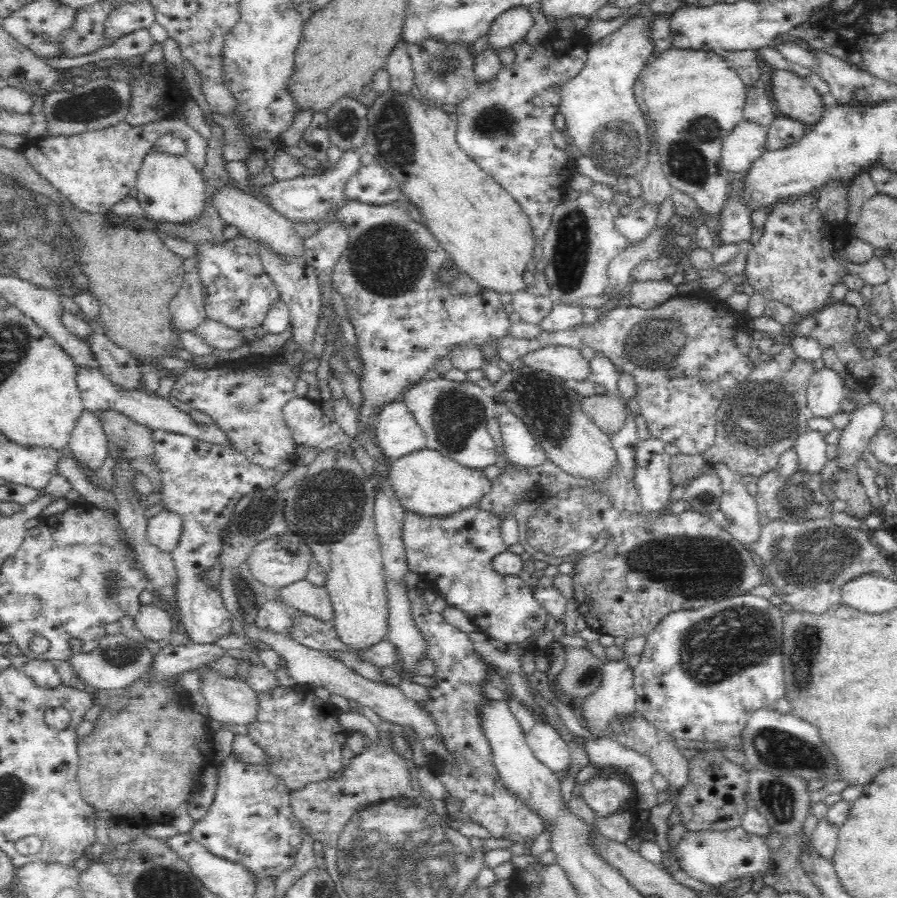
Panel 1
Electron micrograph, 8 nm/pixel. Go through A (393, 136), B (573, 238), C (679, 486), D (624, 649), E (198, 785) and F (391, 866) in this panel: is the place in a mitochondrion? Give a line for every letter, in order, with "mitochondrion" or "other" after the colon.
A: mitochondrion
B: mitochondrion
C: other
D: other
E: other
F: mitochondrion

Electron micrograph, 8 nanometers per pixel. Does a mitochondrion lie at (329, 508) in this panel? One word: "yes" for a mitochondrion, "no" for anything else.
yes

